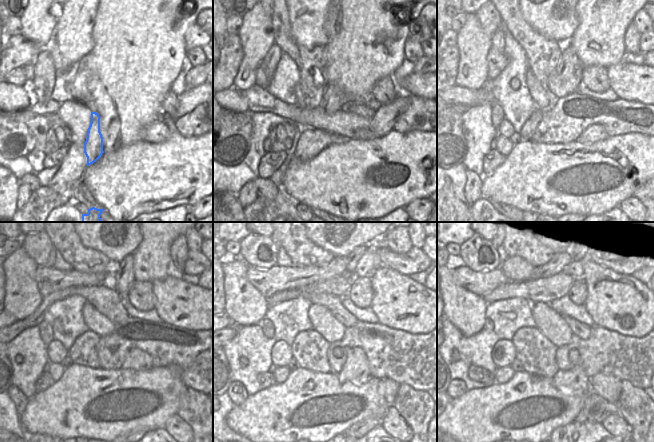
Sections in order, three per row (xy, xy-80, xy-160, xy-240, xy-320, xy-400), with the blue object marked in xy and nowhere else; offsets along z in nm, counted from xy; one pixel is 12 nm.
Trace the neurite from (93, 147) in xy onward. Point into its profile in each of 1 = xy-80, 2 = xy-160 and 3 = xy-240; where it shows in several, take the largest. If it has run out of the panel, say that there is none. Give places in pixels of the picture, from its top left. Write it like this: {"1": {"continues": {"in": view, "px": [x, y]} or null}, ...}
{"1": {"continues": {"in": "xy-80", "px": [336, 98]}}, "2": {"continues": {"in": "xy-160", "px": [569, 68]}}, "3": {"continues": {"in": "xy-240", "px": [123, 279]}}}

